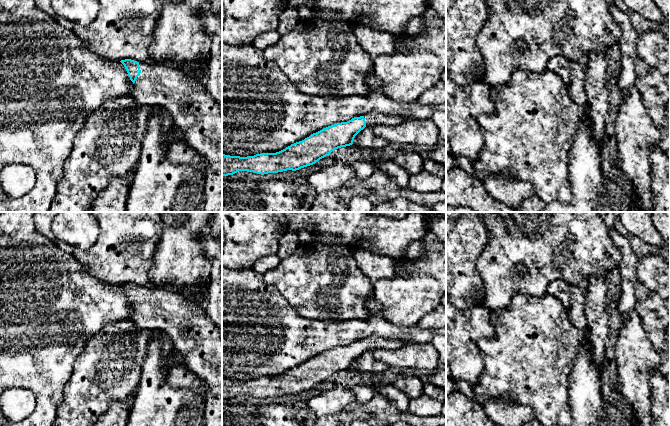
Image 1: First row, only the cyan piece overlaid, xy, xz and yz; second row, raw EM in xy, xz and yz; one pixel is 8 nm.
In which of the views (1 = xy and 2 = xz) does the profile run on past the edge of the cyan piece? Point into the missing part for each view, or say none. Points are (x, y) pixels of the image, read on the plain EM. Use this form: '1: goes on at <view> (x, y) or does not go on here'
1: goes on at xy (195, 336)
2: goes on at xz (373, 342)

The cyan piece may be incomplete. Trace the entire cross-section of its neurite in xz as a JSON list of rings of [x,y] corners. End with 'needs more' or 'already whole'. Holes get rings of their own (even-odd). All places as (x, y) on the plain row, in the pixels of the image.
[[[372,335],[347,346],[328,350],[276,377],[261,377],[247,381],[222,377],[222,401],[239,395],[261,399],[296,395],[315,388],[338,372],[352,369],[355,360],[365,351],[372,352],[377,348],[396,349],[407,344],[403,339],[383,339]]] | needs more

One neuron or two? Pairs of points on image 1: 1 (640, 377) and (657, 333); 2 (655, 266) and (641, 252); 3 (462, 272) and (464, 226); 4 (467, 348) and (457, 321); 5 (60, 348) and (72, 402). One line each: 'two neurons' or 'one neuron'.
1: two neurons
2: two neurons
3: one neuron
4: one neuron
5: two neurons

